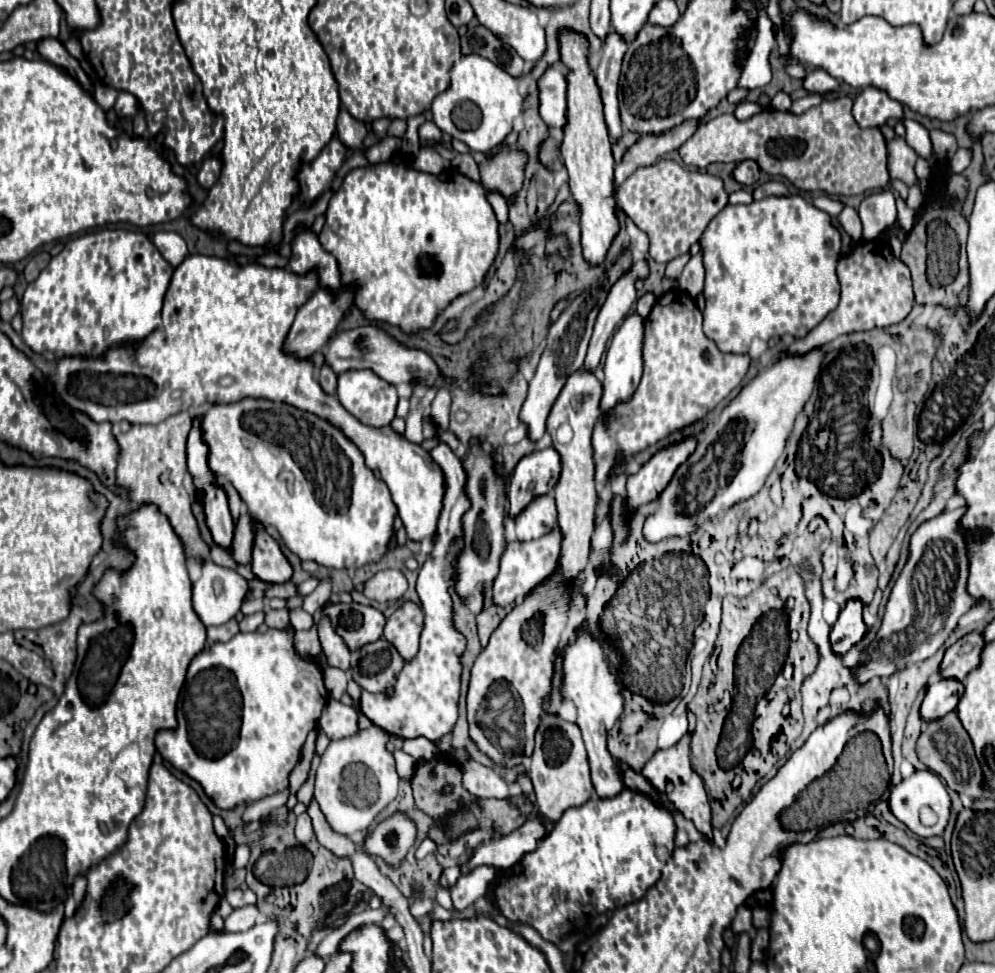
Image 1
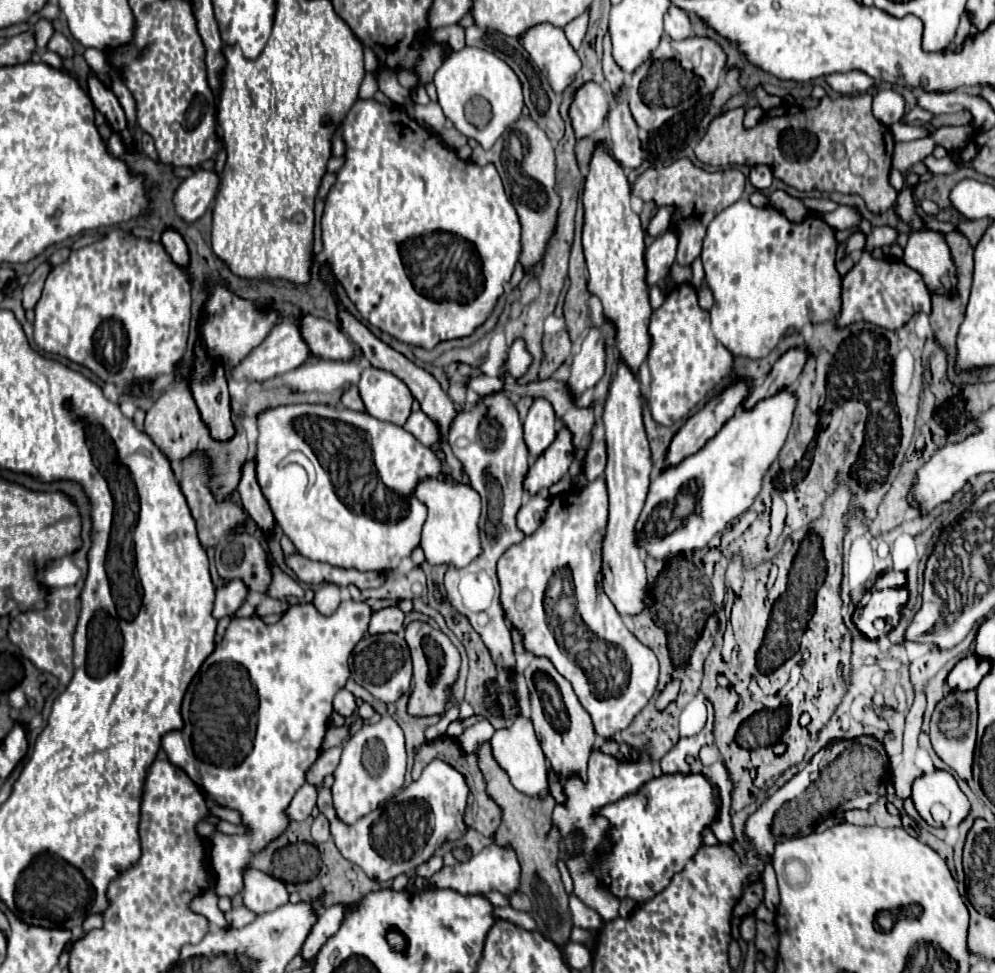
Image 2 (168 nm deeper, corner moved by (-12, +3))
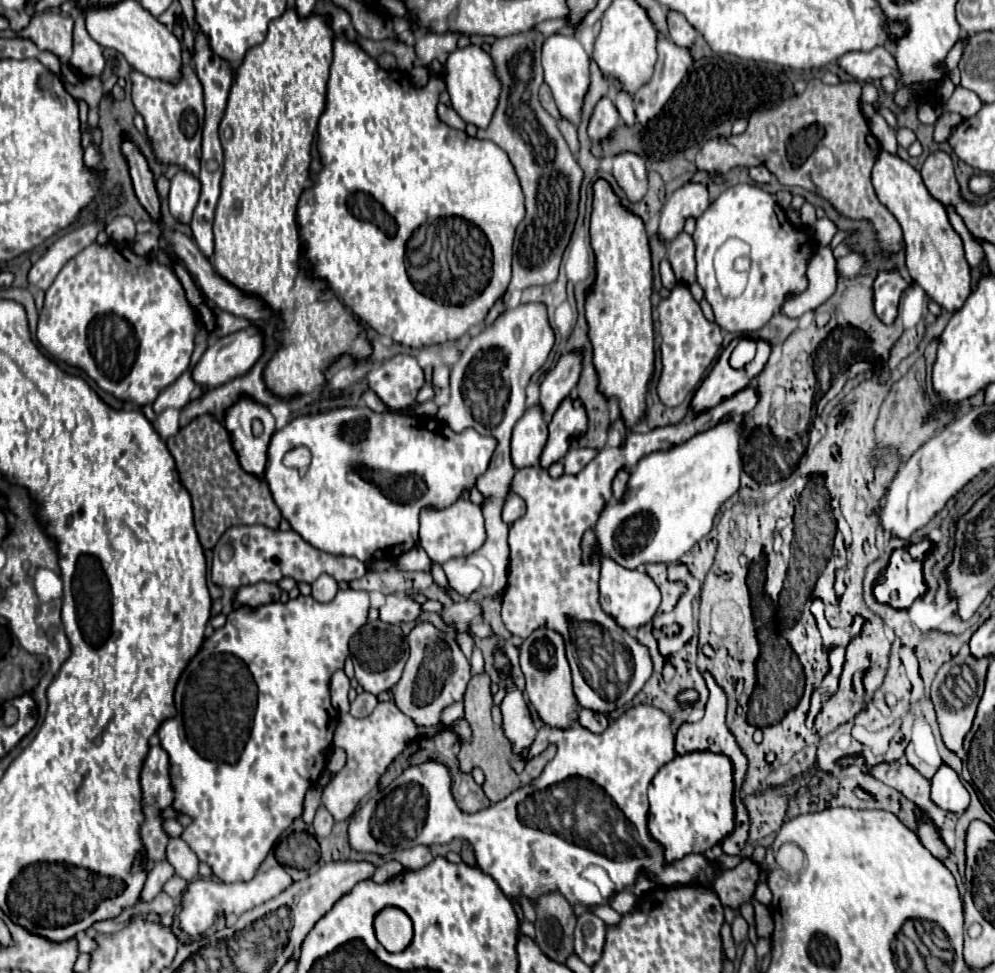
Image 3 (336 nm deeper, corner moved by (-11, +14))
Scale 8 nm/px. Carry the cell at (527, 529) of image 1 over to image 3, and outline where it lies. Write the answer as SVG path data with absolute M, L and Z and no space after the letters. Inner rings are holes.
M509 494L505 504L503 504L503 512L501 512L501 518L503 522L507 524L513 524L517 518L521 518L525 512L525 504L523 504L523 498L517 496L517 494Z

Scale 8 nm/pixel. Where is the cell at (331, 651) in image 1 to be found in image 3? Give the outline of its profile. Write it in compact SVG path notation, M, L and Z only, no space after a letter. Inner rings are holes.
M339 590L337 596L321 604L313 600L313 596L299 596L289 602L273 602L265 604L257 610L247 610L239 608L233 610L227 616L227 624L219 630L213 632L211 638L207 638L201 646L201 650L191 658L187 664L185 672L180 676L174 693L174 704L177 708L177 716L165 720L161 724L159 734L161 747L169 754L169 772L171 772L171 784L175 788L175 800L173 808L179 814L191 816L191 824L185 826L181 838L187 842L187 846L197 854L201 862L207 862L213 870L213 876L223 880L223 882L249 882L261 862L267 858L271 848L275 846L277 838L291 826L295 818L303 814L303 798L305 792L313 786L315 780L321 778L325 766L327 766L327 754L332 748L332 741L335 728L338 724L339 713L331 706L329 698L329 678L333 676L335 670L343 668L345 658L349 656L349 640L351 636L367 622L367 612L369 612L369 594L367 592L357 592L357 590Z

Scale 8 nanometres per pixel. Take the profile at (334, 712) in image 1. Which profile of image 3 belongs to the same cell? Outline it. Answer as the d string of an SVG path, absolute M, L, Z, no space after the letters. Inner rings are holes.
M337 670L333 676L331 676L331 682L329 682L329 692L331 692L331 702L333 706L341 712L341 714L347 714L349 712L349 678L345 676L343 670Z

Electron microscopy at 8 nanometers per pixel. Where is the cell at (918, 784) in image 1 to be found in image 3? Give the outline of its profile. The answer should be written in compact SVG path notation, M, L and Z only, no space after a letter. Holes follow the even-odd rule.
M945 764L931 778L931 798L939 808L951 810L955 814L963 814L969 806L967 788L961 784L955 770Z

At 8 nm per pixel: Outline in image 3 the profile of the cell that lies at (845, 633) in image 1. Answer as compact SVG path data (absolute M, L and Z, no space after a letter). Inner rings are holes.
M923 538L917 544L895 550L885 570L885 584L875 586L875 598L893 608L909 608L919 596L923 596L927 592L923 560L933 548L935 544Z

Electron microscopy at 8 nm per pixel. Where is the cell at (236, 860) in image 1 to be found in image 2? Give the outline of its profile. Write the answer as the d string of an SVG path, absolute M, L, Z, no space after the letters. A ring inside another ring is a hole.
M252 865L244 869L244 905L256 913L274 911L276 907L288 903L286 885Z

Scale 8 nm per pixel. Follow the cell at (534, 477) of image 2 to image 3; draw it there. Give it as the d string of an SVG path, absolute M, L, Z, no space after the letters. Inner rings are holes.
M565 398L549 422L549 440L541 454L541 466L549 468L553 462L561 460L569 450L571 440L577 438L579 434L585 434L585 430L587 430L585 408L583 406L575 408L573 400Z

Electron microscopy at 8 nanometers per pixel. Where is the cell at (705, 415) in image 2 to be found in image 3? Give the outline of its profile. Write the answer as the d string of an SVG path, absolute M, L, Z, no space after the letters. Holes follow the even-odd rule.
M741 338L731 340L731 344L721 352L715 366L711 368L711 372L707 374L707 378L703 380L703 384L695 392L695 396L693 396L693 410L695 412L709 410L709 408L717 406L723 398L731 398L739 390L747 388L751 384L751 380L763 370L765 362L771 354L771 344L761 338L757 340L757 354L755 354L753 362L749 362L741 370L735 370L729 366L729 356L731 356L733 348L739 344L739 340Z

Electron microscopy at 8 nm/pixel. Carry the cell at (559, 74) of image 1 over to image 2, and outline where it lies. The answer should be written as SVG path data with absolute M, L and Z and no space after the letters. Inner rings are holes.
M588 81L582 87L578 87L572 97L568 113L578 139L588 137L592 131L600 129L608 113L606 95L600 89L600 85L596 85L594 81Z

